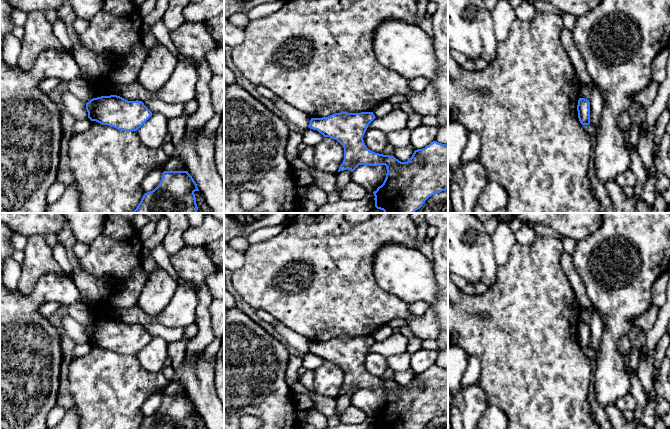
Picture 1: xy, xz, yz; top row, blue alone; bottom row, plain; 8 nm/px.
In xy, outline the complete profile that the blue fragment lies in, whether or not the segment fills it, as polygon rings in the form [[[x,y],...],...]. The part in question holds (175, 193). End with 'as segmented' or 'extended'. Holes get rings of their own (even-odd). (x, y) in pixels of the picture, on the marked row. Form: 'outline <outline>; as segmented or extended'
outline [[[164,171],[159,185],[143,195],[132,213],[196,213],[195,191],[199,189],[188,171]]]; as segmented

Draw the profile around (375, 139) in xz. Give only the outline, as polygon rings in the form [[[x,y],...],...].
[[[380,129],[367,130],[363,140],[369,150],[379,154],[382,154],[384,148],[389,144],[386,133]]]

